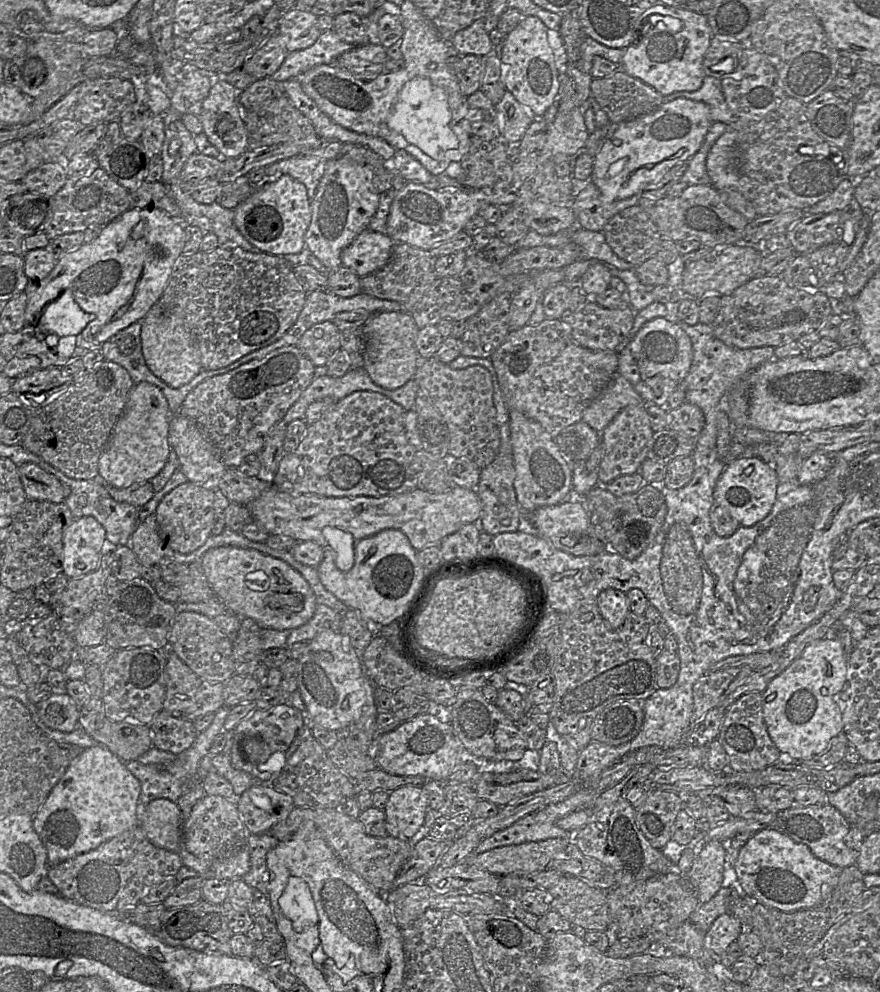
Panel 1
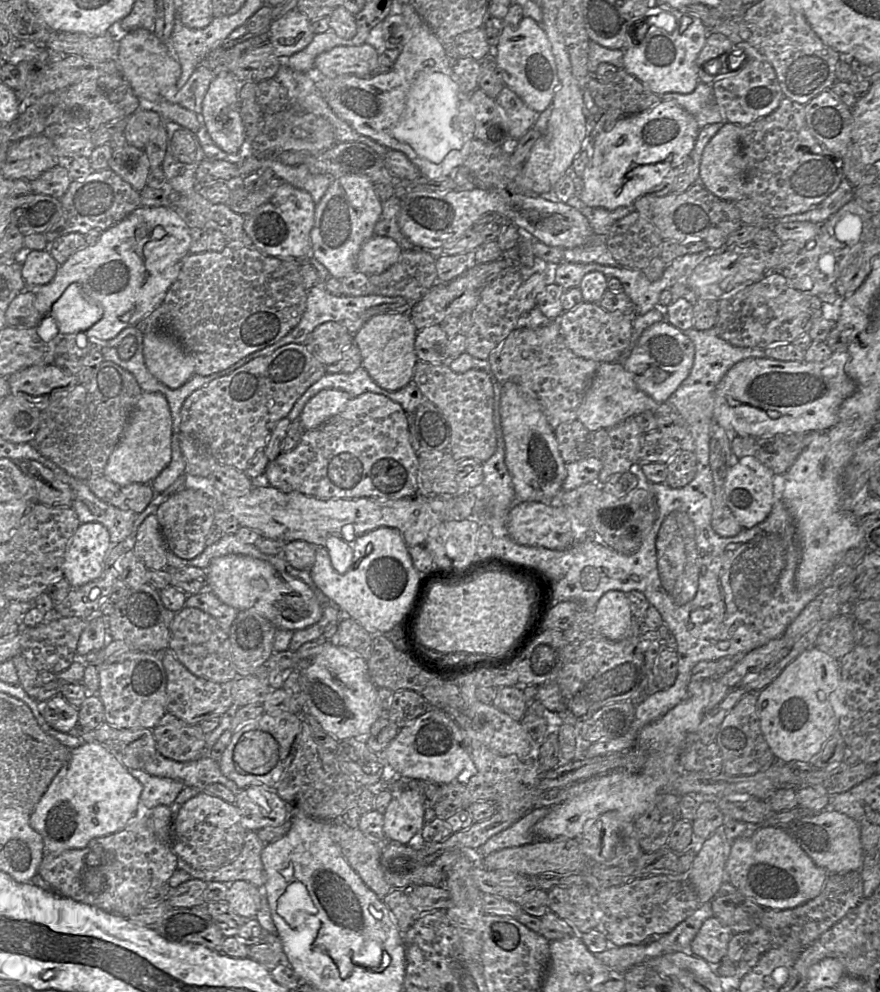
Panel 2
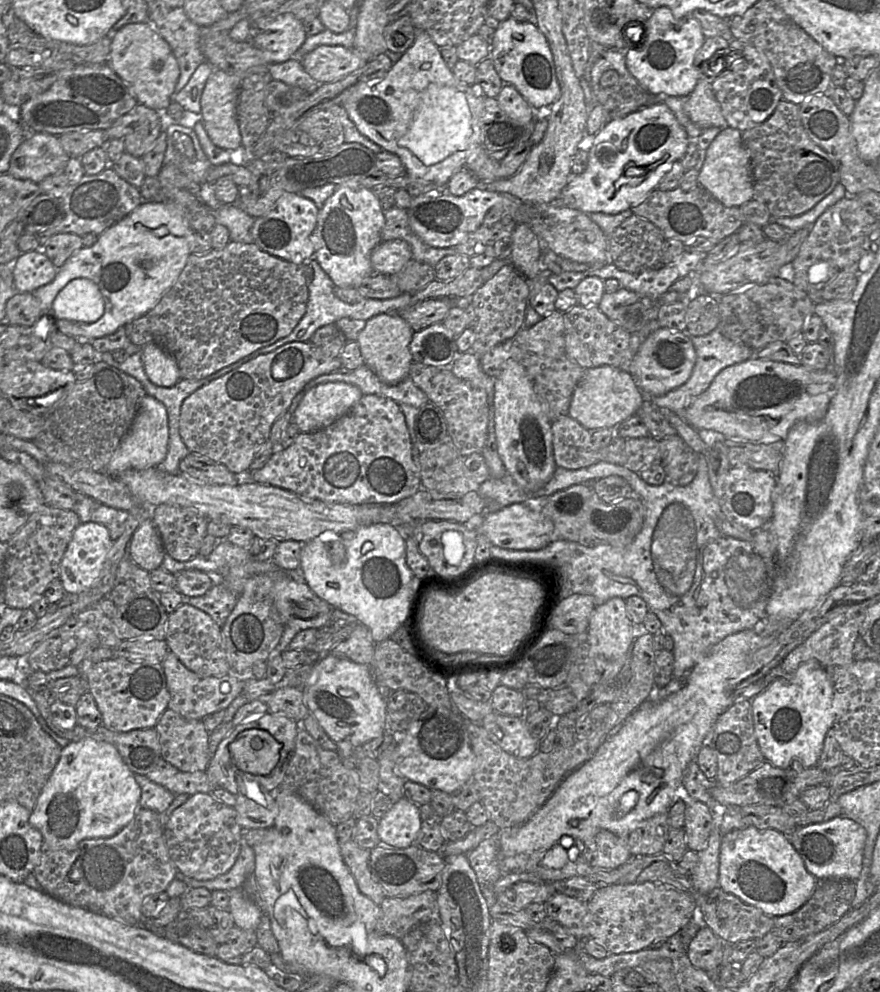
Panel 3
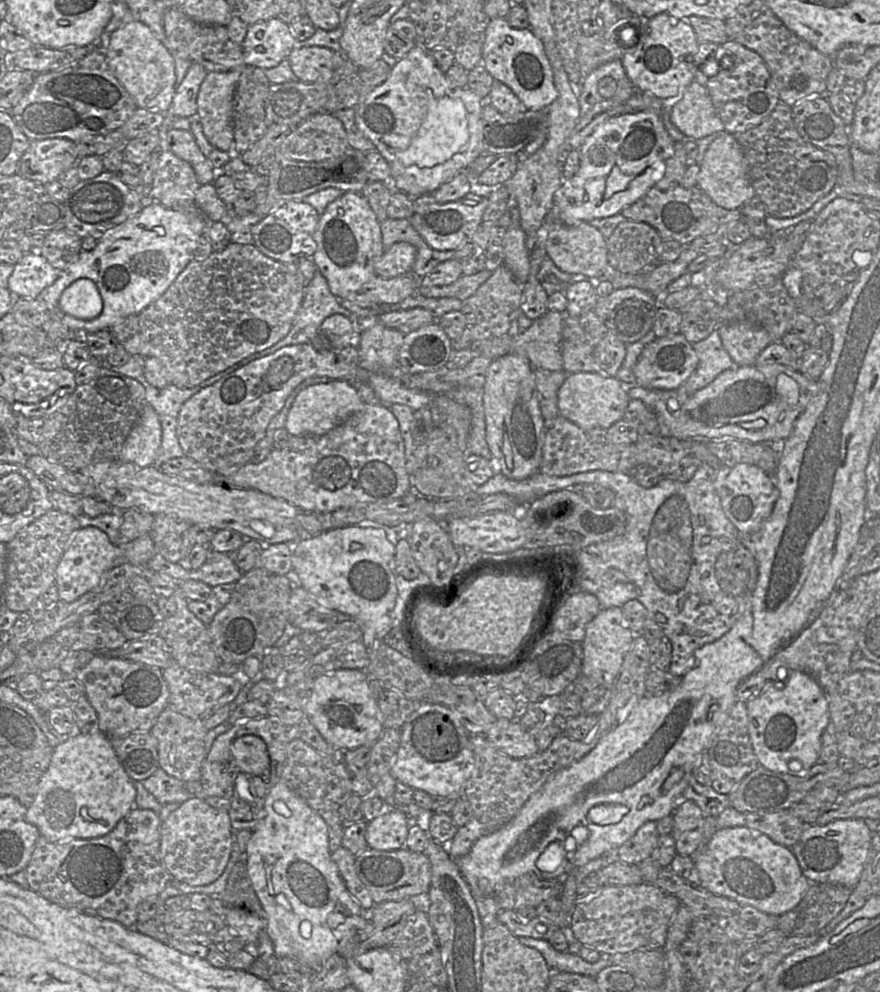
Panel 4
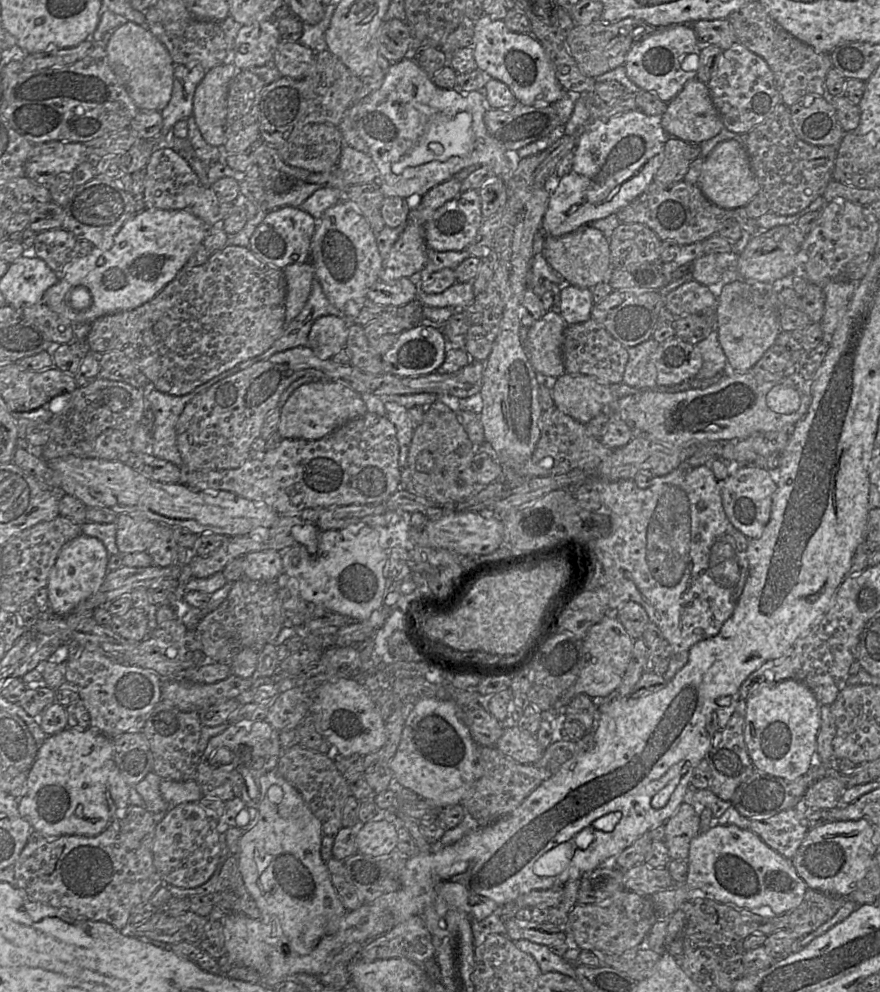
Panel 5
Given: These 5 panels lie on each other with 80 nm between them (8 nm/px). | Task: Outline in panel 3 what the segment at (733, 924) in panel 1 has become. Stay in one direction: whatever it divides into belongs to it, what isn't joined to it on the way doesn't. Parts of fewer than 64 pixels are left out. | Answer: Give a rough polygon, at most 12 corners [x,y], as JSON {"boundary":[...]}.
{"boundary":[[701,927],[687,948],[696,968],[722,963],[725,941]]}

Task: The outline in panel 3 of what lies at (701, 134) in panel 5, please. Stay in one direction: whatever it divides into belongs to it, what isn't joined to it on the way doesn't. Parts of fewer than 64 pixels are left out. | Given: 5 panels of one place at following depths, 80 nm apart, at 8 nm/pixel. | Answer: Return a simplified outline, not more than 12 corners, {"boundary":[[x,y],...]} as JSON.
{"boundary":[[699,80],[684,111],[700,129],[727,127],[710,83]]}

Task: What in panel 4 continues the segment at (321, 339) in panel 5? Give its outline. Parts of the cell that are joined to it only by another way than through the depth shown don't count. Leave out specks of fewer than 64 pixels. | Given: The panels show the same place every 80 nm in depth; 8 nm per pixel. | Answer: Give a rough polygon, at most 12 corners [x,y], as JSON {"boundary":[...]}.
{"boundary":[[341,314],[323,321],[320,336],[335,352],[358,348],[358,328]]}

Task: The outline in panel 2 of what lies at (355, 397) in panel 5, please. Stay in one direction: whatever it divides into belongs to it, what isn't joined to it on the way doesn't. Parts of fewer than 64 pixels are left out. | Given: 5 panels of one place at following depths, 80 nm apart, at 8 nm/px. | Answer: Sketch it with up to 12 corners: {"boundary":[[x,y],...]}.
{"boundary":[[322,390],[306,403],[299,420],[313,430],[350,400],[342,390]]}

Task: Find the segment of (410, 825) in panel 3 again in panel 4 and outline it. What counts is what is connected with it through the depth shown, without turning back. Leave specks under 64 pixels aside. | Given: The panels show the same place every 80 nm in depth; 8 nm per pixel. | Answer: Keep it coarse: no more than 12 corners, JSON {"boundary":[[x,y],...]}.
{"boundary":[[389,808],[368,822],[371,849],[401,849],[409,817]]}

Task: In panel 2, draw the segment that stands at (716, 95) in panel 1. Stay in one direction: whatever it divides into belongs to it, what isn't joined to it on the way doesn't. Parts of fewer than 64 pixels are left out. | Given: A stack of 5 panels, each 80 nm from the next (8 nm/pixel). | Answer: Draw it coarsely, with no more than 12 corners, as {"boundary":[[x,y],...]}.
{"boundary":[[699,81],[690,94],[666,93],[700,129],[726,123],[712,84]]}

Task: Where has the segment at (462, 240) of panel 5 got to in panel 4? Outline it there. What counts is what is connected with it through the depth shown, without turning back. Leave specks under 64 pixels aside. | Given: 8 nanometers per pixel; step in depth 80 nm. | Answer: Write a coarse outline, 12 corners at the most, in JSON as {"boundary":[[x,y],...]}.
{"boundary":[[487,198],[414,201],[409,221],[431,248],[464,246],[483,221]]}

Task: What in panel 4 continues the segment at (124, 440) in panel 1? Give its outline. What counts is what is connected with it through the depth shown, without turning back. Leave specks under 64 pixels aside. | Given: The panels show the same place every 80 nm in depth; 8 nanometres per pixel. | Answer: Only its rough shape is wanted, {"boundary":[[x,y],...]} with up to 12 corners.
{"boundary":[[148,404],[126,439],[118,460],[155,464],[162,428]]}

